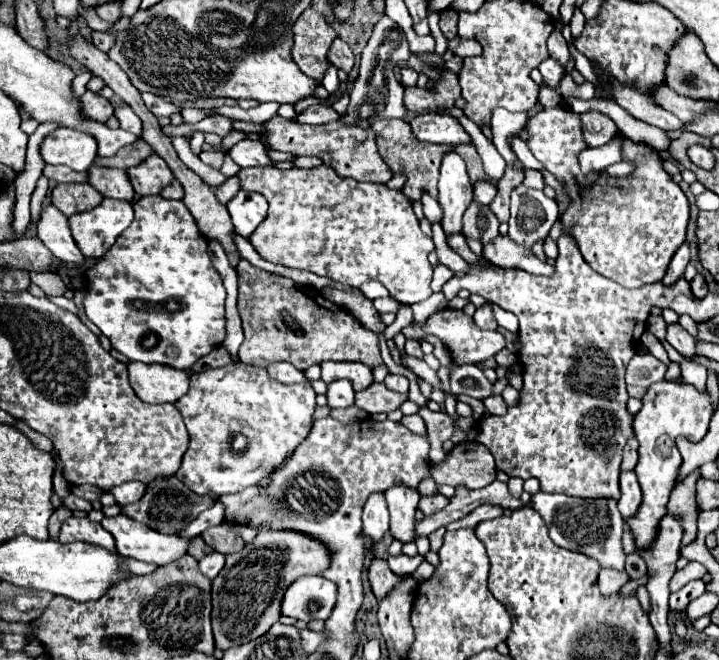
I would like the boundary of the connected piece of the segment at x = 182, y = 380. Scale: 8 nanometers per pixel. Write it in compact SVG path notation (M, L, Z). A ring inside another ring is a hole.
M136 363L128 365L130 385L144 403L176 403L190 383L188 371L178 371L168 365Z

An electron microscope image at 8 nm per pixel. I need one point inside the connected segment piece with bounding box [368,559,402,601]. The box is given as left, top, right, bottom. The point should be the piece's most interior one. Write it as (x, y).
(382, 580)

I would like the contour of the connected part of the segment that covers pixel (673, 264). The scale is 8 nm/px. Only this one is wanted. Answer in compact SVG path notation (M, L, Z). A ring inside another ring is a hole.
M684 243L684 245L680 245L680 249L676 251L676 255L672 257L672 261L670 261L670 265L668 265L668 271L666 271L664 279L662 279L662 283L664 283L664 285L676 283L676 281L684 275L684 269L686 269L688 261L690 261L690 247Z

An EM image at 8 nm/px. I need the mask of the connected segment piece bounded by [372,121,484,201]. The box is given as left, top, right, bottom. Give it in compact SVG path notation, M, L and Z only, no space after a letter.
M376 121L376 123L372 125L372 131L376 133L376 143L378 143L380 155L382 155L382 159L388 163L388 167L392 169L392 173L404 173L404 175L408 177L408 183L406 183L406 187L404 187L402 191L406 193L406 197L408 197L410 201L420 199L422 193L430 193L432 197L438 195L438 187L436 187L436 183L438 183L438 169L440 169L442 155L448 153L448 149L457 152L464 159L471 183L477 181L477 162L481 162L481 170L484 170L482 161L472 144L461 144L457 146L434 145L434 143L416 141L416 139L412 137L410 125L408 125L406 121Z

